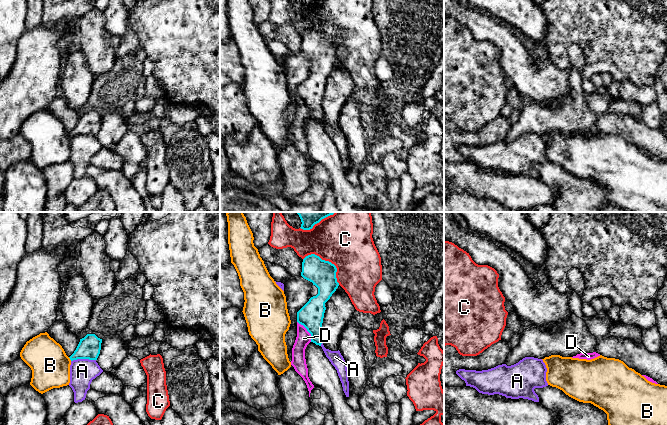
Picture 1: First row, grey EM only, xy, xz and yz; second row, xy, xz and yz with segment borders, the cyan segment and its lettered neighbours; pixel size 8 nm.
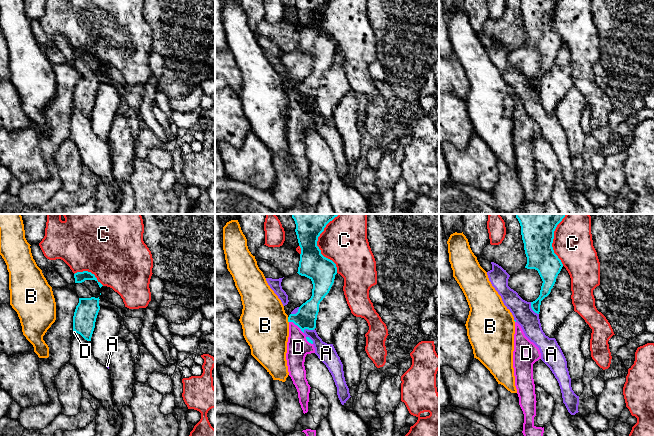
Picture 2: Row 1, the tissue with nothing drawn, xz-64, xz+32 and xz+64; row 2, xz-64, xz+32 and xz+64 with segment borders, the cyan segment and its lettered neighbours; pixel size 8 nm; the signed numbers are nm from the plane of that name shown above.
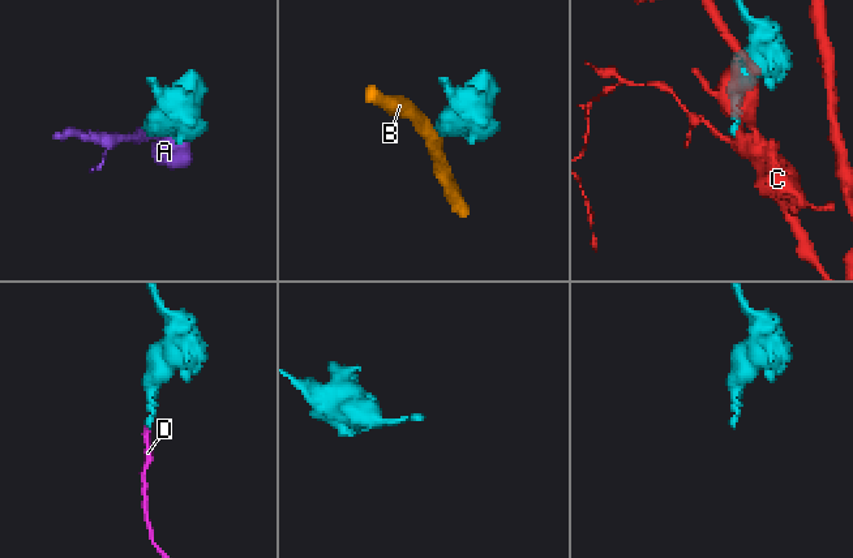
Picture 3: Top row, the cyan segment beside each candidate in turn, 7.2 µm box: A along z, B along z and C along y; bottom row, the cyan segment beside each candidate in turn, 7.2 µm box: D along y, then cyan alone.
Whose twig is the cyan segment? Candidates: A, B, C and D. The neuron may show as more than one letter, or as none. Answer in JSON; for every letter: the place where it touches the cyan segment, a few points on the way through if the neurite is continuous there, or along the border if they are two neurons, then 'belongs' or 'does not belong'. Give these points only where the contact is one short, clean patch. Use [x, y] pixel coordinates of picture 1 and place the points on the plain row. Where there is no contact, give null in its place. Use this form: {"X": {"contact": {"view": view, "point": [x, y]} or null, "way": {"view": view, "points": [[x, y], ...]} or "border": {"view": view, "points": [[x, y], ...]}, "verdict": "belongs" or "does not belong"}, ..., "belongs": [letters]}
{"A": {"contact": {"view": "xy", "point": [83, 134]}, "border": {"view": "xy", "points": [[95, 135], [73, 135], [71, 137]]}, "verdict": "does not belong"}, "B": {"contact": {"view": "xy", "point": [70, 135]}, "border": {"view": "xy", "points": [[68, 133], [71, 136]]}, "verdict": "does not belong"}, "C": {"contact": {"view": "xz", "point": [328, 37]}, "verdict": "does not belong"}, "D": {"contact": {"view": "xz", "point": [307, 106]}, "way": {"view": "xz", "points": [[311, 91], [307, 106], [303, 114]]}, "verdict": "belongs"}, "belongs": ["D"]}

